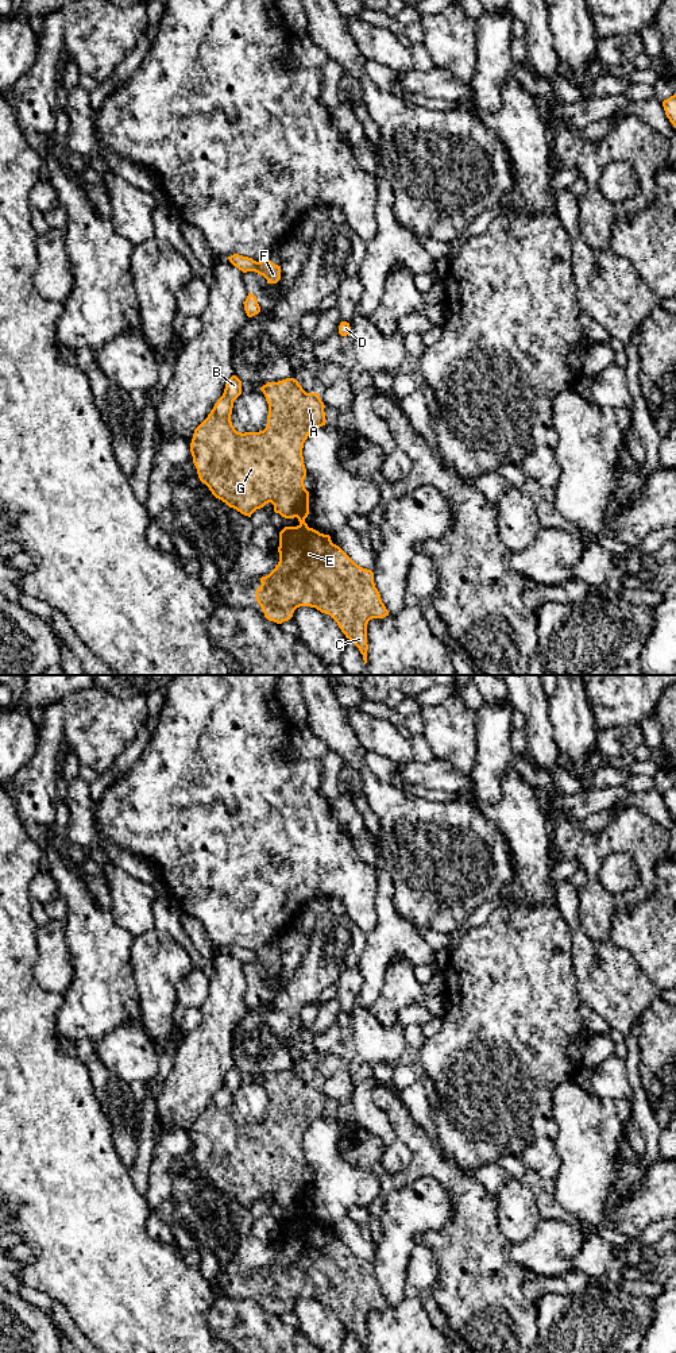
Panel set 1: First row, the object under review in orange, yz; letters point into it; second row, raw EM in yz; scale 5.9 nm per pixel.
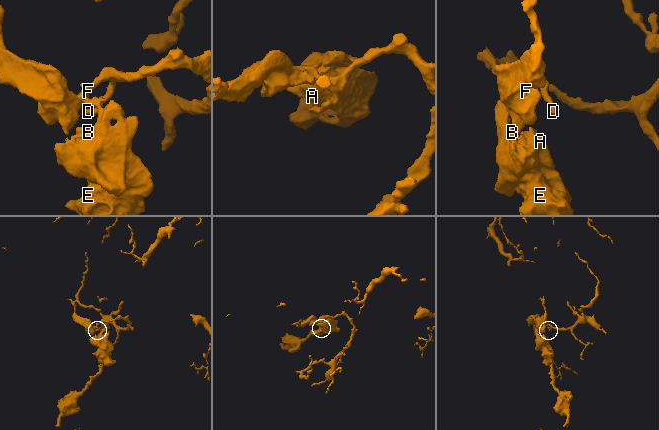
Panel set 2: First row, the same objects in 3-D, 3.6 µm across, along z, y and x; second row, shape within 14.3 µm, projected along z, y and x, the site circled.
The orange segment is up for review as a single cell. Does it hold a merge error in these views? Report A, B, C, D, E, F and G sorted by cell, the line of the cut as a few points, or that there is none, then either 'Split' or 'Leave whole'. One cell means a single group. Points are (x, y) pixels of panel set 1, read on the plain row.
Groups: A B C E F G / D. Split along yz (258, 953), (254, 962). Split

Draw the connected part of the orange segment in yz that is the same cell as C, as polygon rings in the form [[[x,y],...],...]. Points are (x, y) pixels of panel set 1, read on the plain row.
[[[236,1067],[228,1071],[223,1087],[193,1125],[190,1144],[198,1169],[209,1179],[216,1190],[244,1207],[251,1209],[256,1200],[271,1194],[275,1204],[279,1204],[285,1210],[298,1210],[300,1215],[297,1218],[285,1218],[279,1223],[279,1253],[269,1267],[260,1269],[262,1276],[256,1280],[255,1290],[264,1308],[277,1315],[290,1311],[294,1302],[300,1298],[316,1299],[321,1304],[329,1306],[337,1314],[345,1329],[359,1339],[363,1352],[367,1353],[367,1315],[372,1310],[389,1307],[389,1302],[375,1279],[374,1264],[358,1257],[339,1237],[332,1234],[329,1226],[320,1225],[309,1219],[305,1214],[309,1206],[309,1183],[304,1176],[306,1160],[302,1140],[309,1125],[325,1117],[325,1096],[318,1084],[306,1084],[294,1069],[267,1073],[260,1082],[269,1095],[267,1117],[259,1123],[242,1125],[235,1121],[231,1113],[233,1092],[242,1086],[242,1072]]]

